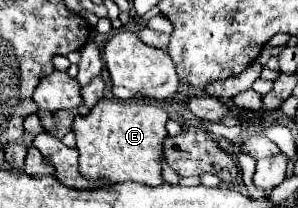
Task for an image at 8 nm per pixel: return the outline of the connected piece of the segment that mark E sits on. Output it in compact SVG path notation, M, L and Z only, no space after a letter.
M101 99L87 115L73 119L81 175L87 179L109 179L113 183L137 181L161 185L161 151L167 137L167 121L169 113L151 103Z

